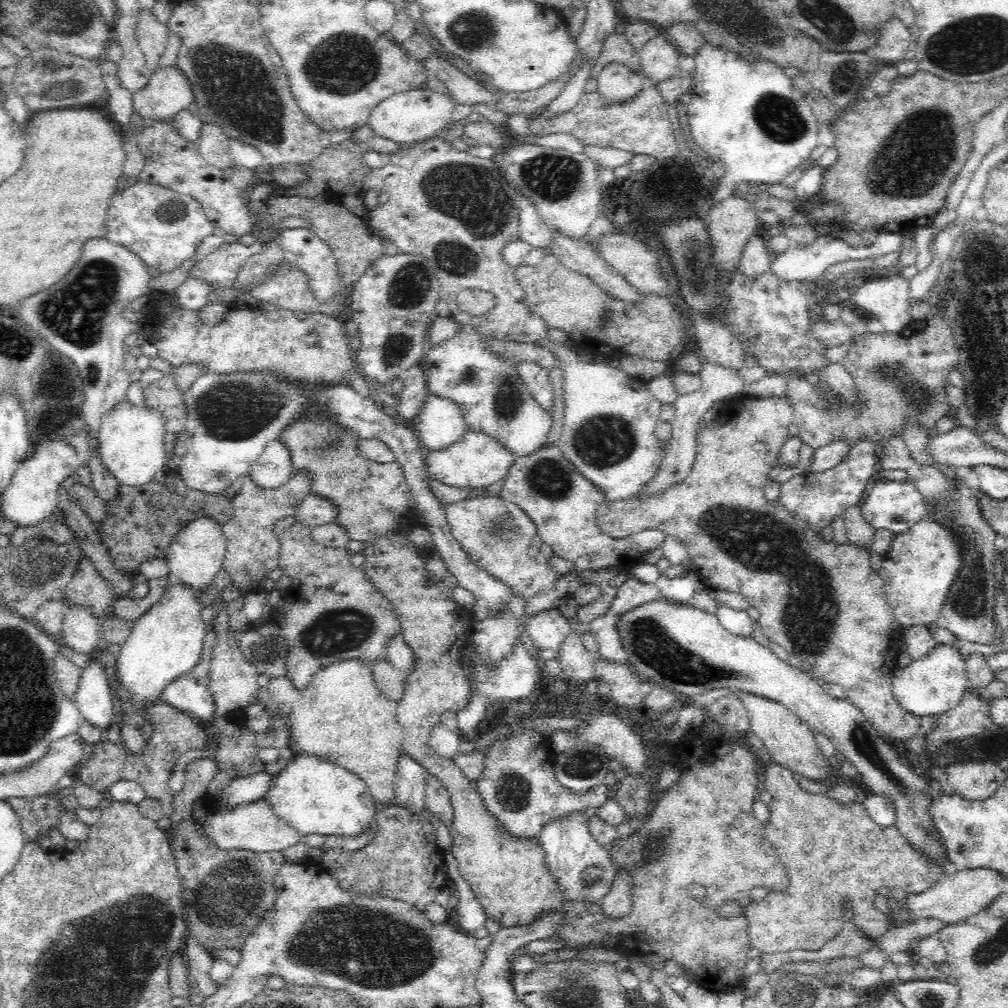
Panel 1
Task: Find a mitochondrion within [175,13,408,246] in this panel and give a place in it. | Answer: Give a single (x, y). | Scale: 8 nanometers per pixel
(240, 90)

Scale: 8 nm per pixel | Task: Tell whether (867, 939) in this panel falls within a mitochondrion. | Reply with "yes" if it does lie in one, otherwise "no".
no

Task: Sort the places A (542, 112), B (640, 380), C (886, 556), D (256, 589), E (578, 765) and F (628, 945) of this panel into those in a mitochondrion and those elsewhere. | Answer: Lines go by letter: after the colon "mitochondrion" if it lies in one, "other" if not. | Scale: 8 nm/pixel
A: other
B: other
C: other
D: other
E: mitochondrion
F: other

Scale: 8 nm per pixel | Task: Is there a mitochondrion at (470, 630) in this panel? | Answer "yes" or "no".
no

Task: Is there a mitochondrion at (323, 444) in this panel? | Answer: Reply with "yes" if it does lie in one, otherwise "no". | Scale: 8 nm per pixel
yes

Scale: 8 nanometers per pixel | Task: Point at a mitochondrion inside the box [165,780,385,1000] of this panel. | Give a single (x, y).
(234, 892)

